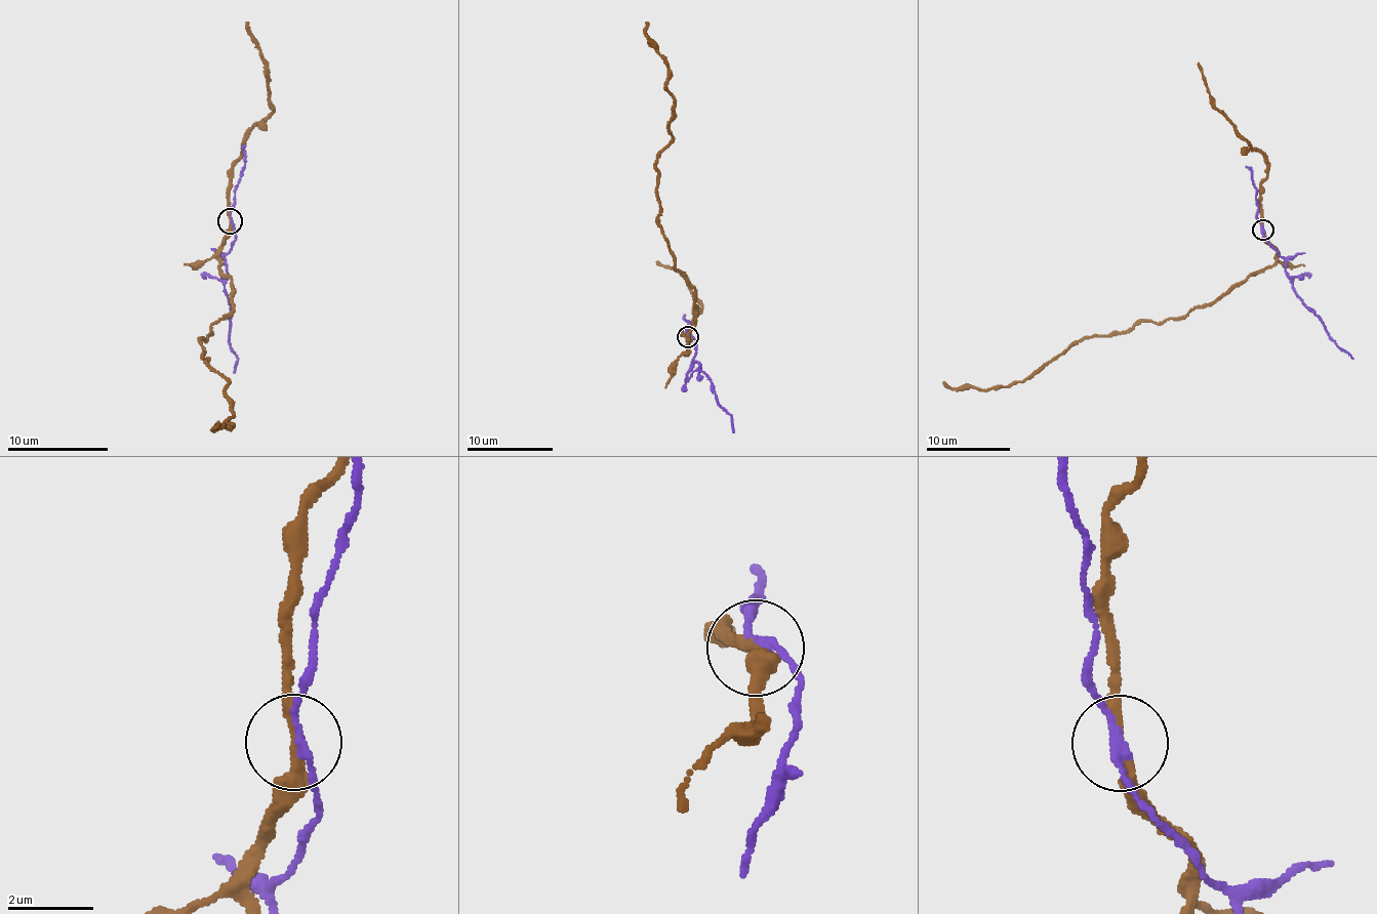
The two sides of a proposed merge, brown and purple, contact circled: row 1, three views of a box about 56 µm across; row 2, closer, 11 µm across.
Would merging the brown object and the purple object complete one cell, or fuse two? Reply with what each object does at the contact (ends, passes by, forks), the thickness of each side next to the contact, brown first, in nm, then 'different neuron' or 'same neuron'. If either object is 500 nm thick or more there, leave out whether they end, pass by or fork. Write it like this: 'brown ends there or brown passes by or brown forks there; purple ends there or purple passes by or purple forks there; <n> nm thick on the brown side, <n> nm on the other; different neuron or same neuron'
brown passes by; purple passes by; 240 nm thick on the brown side, 190 nm on the other; different neuron

